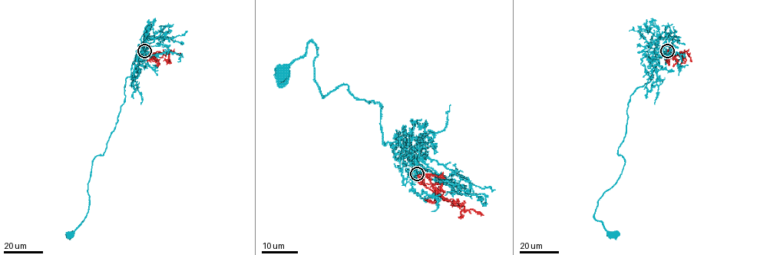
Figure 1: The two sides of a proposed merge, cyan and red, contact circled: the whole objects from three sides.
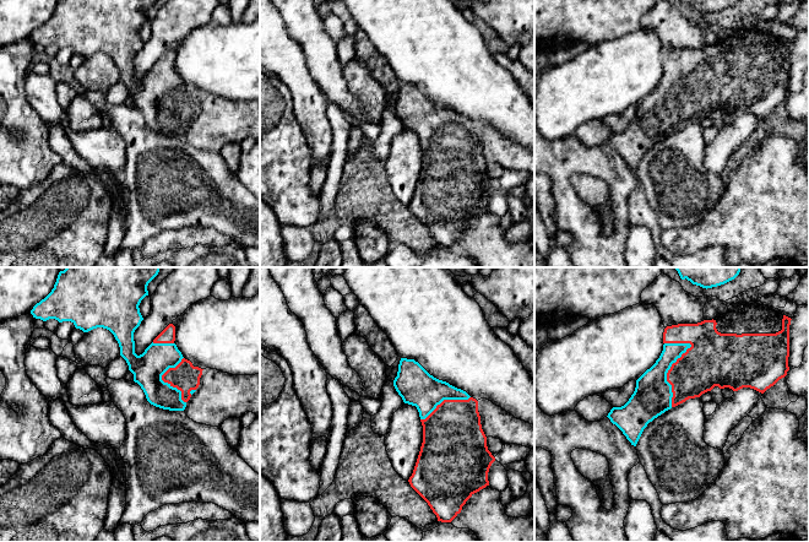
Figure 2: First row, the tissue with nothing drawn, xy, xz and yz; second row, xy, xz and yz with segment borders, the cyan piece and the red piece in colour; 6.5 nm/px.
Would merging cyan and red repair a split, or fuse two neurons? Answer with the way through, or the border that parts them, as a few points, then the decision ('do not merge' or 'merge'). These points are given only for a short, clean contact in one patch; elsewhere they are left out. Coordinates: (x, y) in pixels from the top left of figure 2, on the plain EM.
merge

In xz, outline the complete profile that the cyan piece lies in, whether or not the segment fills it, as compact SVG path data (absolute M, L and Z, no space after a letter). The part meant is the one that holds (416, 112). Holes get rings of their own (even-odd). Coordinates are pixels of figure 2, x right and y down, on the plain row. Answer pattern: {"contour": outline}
{"contour": "M401 83L393 112L404 129L417 132L423 151L423 168L408 207L428 228L438 246L451 248L474 218L489 211L488 197L495 186L482 155L478 126L466 116L434 103L414 85Z"}

